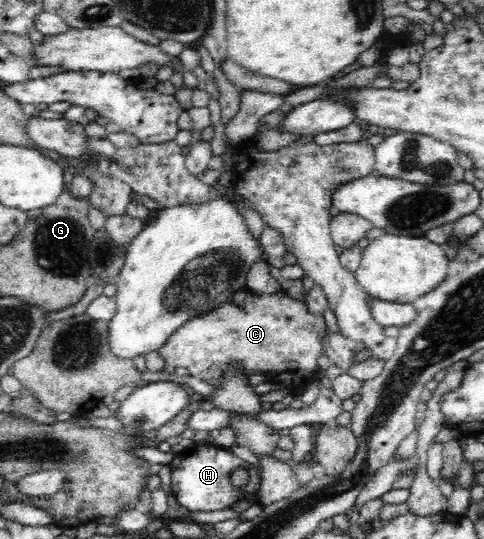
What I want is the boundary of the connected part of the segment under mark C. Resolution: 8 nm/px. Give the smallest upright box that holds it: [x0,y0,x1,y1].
[159,290,326,387]

